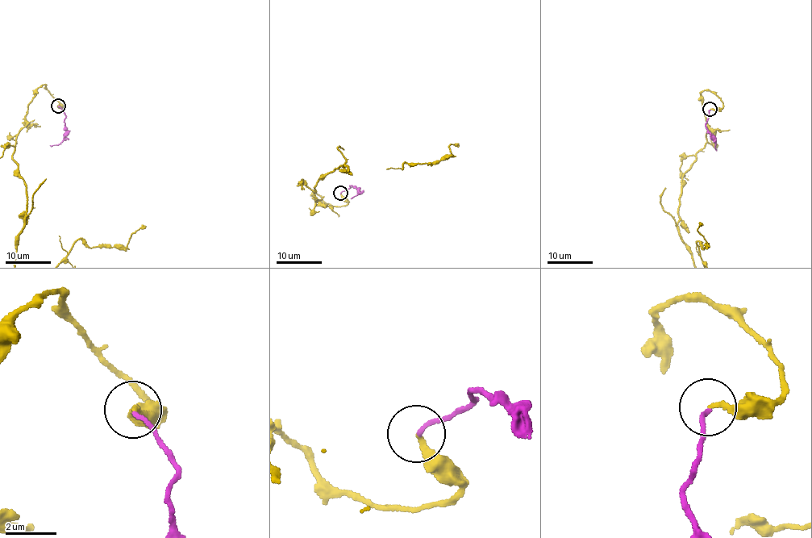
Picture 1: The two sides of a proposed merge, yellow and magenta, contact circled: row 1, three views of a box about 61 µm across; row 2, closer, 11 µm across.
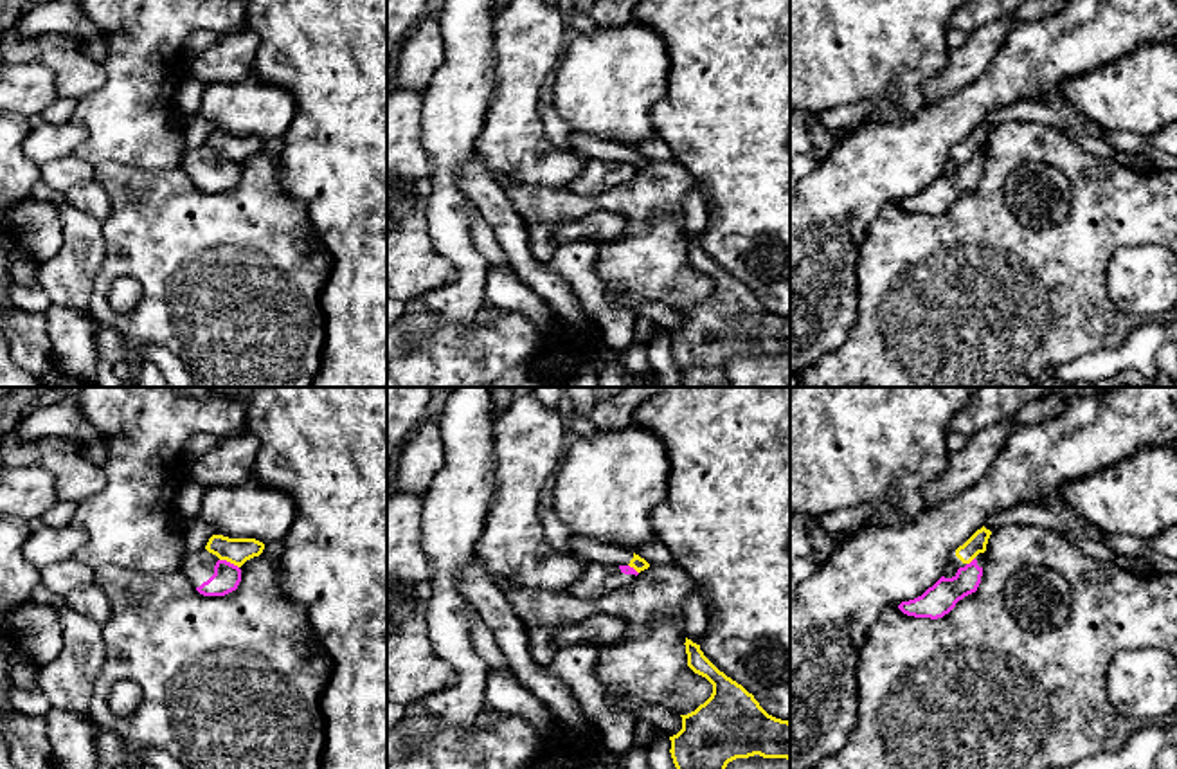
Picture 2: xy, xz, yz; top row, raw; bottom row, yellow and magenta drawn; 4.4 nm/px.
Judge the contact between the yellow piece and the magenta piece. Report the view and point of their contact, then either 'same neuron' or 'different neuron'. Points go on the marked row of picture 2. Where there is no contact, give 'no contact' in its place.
contact xy (229, 560); different neuron

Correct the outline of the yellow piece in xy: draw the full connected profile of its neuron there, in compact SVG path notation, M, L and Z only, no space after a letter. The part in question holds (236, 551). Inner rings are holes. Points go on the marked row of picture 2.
M212 535L205 549L220 560L227 560L241 567L247 560L259 556L265 544L256 538L229 538L223 535Z

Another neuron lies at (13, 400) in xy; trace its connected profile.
M0 387L0 468L4 441L22 421L23 409L47 387Z

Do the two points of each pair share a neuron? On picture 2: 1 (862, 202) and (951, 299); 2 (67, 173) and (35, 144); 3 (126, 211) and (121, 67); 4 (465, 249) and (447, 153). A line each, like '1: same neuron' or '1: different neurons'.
1: different neurons
2: different neurons
3: different neurons
4: same neuron

